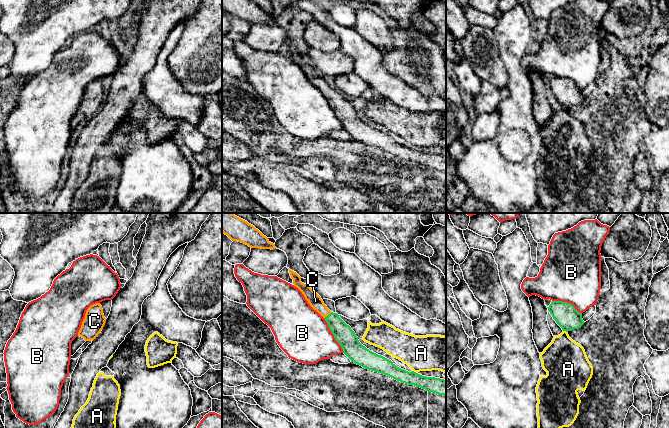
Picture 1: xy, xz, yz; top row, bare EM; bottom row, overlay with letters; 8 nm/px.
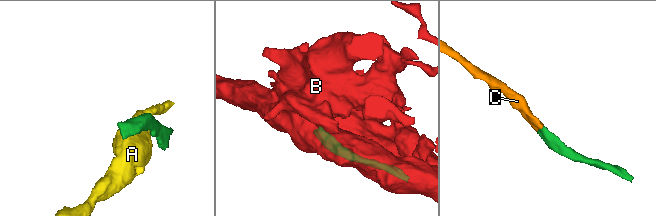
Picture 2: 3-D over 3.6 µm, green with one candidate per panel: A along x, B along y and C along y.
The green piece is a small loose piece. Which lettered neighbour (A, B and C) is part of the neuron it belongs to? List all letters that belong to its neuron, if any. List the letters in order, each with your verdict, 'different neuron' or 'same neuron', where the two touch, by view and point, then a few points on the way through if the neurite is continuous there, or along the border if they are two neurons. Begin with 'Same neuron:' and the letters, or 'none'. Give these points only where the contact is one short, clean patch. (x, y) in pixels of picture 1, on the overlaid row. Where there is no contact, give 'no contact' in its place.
Same neuron: C
A: different neuron; contact yz (565, 330)
B: different neuron; contact xz (333, 334)
C: same neuron; contact xz (328, 315); way xz (345, 336), (328, 315), (315, 301)

